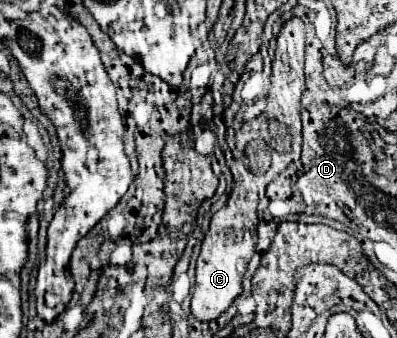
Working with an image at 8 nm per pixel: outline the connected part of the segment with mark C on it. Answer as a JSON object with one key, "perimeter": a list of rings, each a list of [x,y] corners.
{"perimeter":[[[293,16],[287,20],[277,36],[277,50],[275,50],[275,60],[273,60],[273,76],[271,76],[271,96],[269,96],[269,110],[263,112],[261,116],[243,122],[241,128],[235,134],[235,150],[233,150],[233,164],[229,166],[233,172],[233,190],[229,196],[229,204],[221,208],[219,212],[213,214],[209,232],[205,234],[201,254],[197,258],[197,274],[195,274],[195,288],[191,296],[191,312],[199,322],[211,322],[219,318],[231,302],[243,292],[241,290],[241,278],[247,270],[247,264],[251,256],[255,254],[257,246],[257,202],[261,194],[265,194],[265,186],[281,174],[293,160],[299,160],[301,156],[301,94],[305,86],[305,76],[303,76],[303,50],[305,50],[305,24],[301,18]]]}

